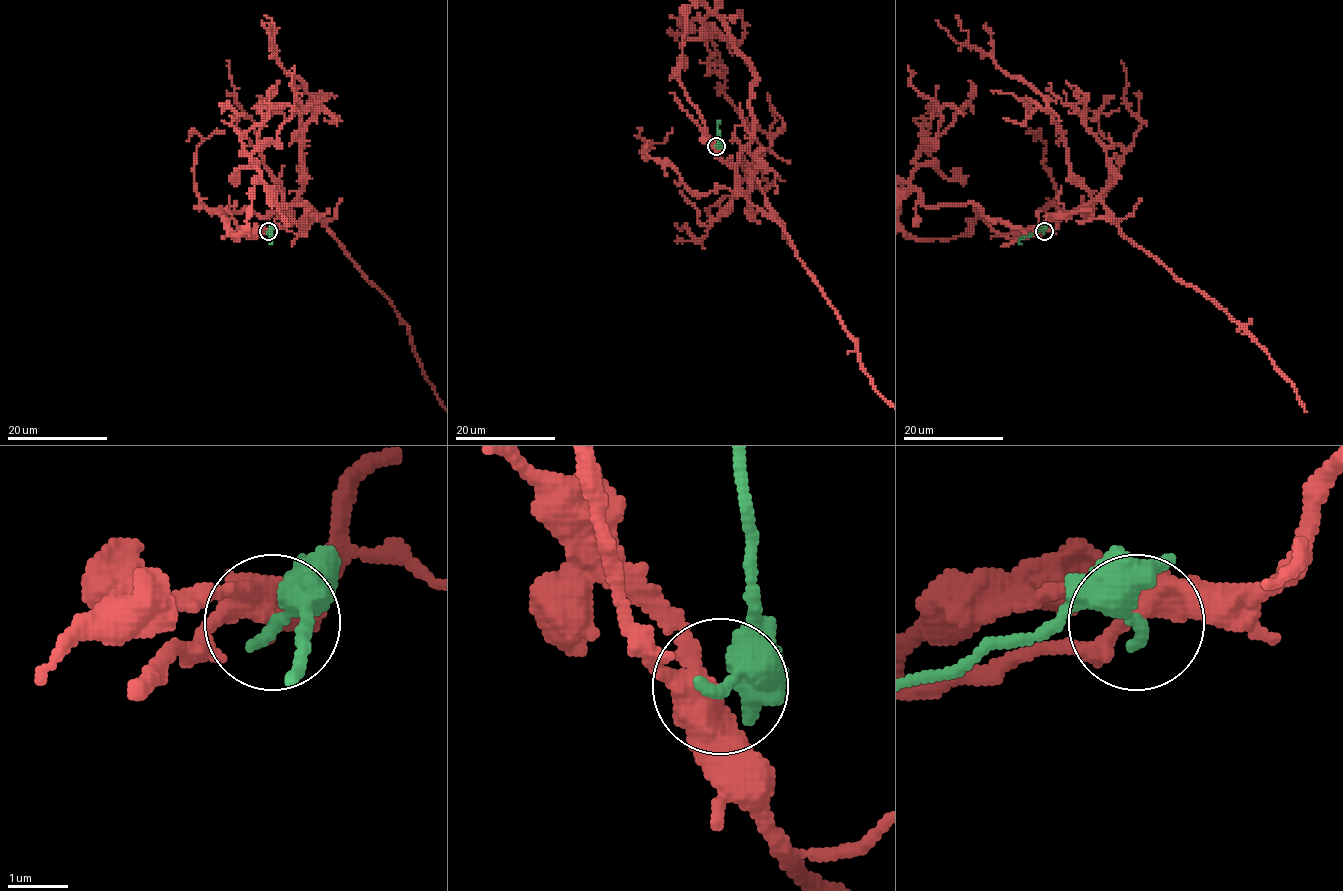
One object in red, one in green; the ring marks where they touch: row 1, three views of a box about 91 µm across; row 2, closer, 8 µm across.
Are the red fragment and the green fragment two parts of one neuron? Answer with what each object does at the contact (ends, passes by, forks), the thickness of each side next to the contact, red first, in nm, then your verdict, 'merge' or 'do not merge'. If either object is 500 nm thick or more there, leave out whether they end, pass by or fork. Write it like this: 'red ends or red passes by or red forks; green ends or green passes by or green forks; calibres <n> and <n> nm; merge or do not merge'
red forks; green ends; calibres 400 and 440 nm; do not merge

